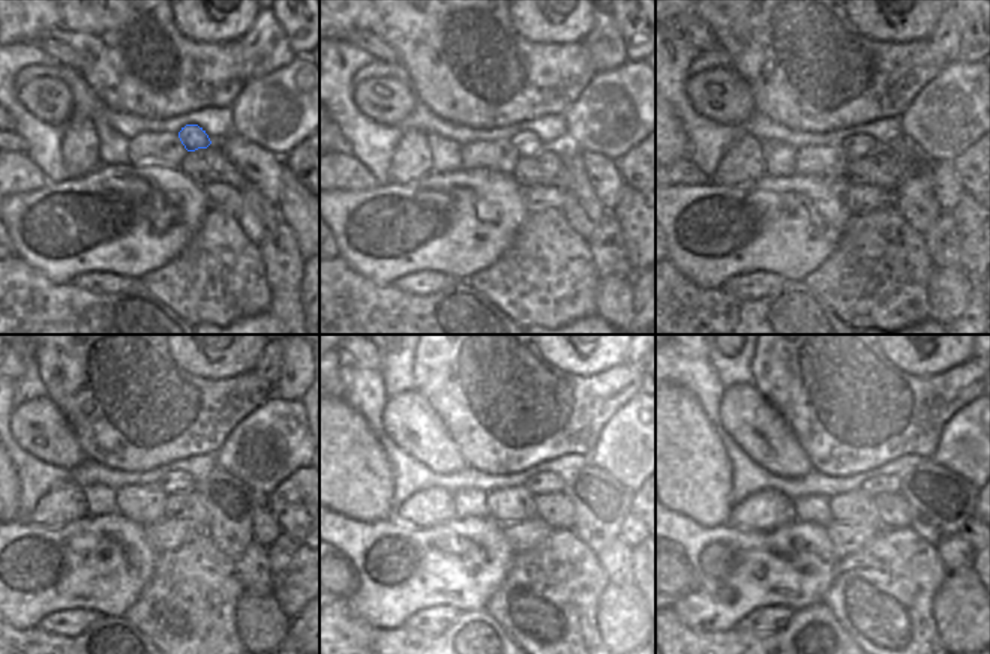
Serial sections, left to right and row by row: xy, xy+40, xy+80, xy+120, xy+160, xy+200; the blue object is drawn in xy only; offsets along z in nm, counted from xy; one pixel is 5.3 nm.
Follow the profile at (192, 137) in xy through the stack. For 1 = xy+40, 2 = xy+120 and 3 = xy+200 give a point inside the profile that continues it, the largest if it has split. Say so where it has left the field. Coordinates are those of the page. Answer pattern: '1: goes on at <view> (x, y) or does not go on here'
1: goes on at xy+40 (525, 143)
2: goes on at xy+120 (173, 482)
3: goes on at xy+200 (876, 485)

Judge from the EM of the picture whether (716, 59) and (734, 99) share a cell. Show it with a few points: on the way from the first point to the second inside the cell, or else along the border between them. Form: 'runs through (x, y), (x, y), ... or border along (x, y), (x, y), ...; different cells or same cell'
border along (717, 65), (726, 68); different cells

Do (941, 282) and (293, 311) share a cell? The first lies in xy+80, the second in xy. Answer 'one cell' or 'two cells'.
one cell

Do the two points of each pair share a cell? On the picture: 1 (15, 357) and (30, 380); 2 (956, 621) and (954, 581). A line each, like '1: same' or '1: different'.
1: same
2: same

